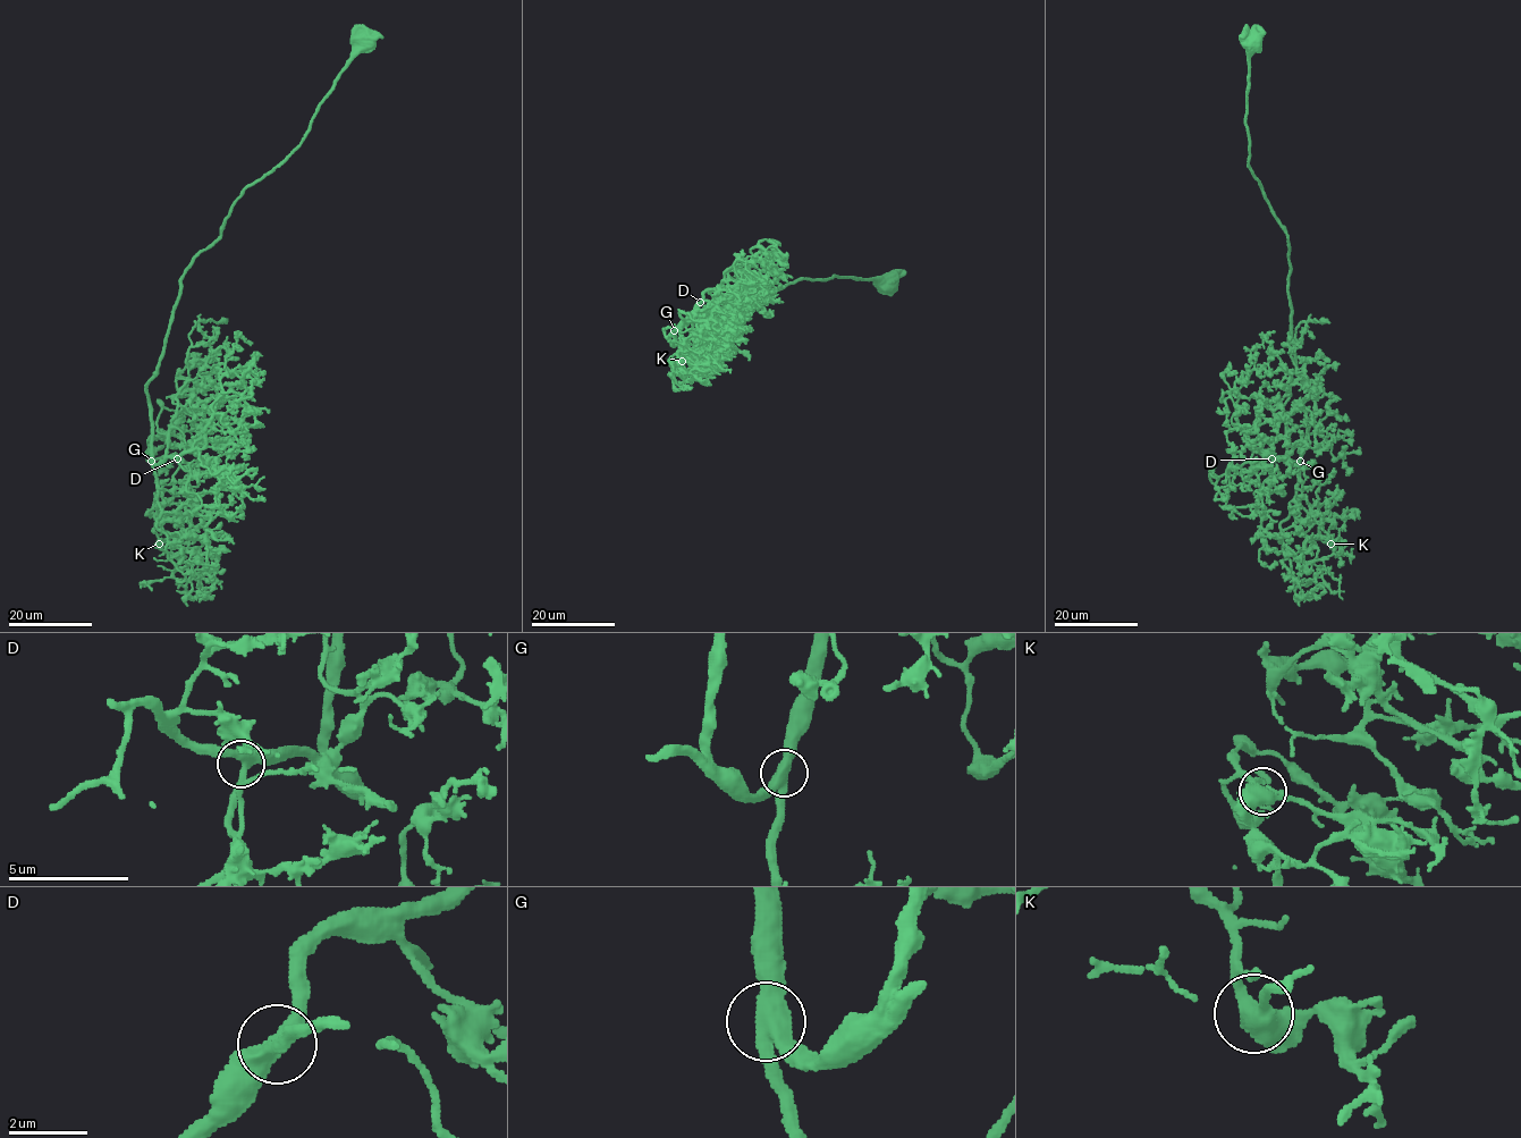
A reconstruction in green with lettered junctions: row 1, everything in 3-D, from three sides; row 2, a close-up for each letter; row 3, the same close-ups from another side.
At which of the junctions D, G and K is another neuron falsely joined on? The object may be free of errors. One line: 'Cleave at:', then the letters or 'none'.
Cleave at: none

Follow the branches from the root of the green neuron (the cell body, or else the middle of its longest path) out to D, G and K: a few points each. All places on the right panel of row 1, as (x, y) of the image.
D: (1255, 41), (1248, 166), (1287, 237), (1291, 337), (1298, 374), (1315, 404), (1302, 457), (1294, 464), (1272, 458)
G: (1255, 41), (1247, 91), (1248, 166), (1287, 237), (1291, 337), (1298, 374), (1315, 404), (1300, 461)
K: (1255, 41), (1248, 166), (1287, 237), (1291, 337), (1315, 404), (1296, 498), (1309, 515), (1320, 514), (1331, 544)

